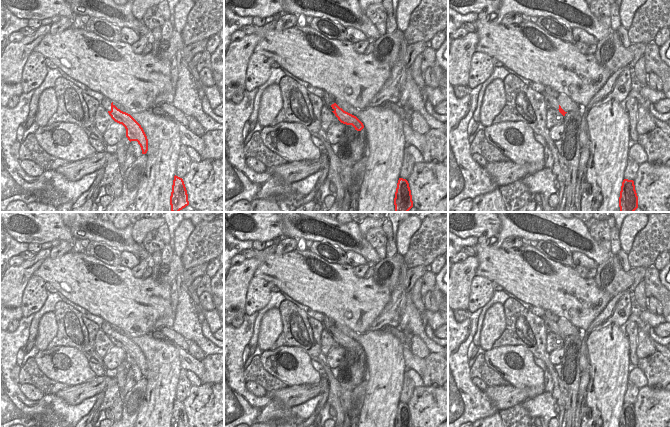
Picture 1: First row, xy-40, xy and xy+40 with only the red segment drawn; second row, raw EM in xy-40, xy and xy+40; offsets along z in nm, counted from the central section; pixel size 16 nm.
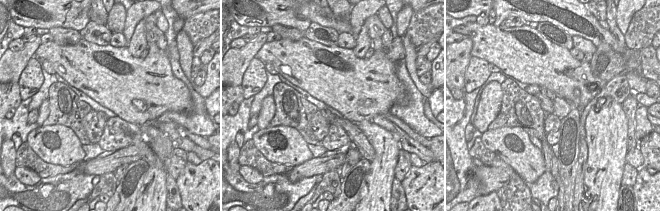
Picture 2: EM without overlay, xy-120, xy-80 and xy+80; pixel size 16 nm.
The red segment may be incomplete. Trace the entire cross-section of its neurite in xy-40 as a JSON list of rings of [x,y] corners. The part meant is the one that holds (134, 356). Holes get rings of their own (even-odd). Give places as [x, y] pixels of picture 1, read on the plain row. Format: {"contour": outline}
{"contour": [[[113,326],[108,337],[115,346],[125,351],[128,364],[130,366],[137,365],[141,371],[142,378],[146,378],[148,375],[148,363],[141,349],[130,338],[118,333]]]}

